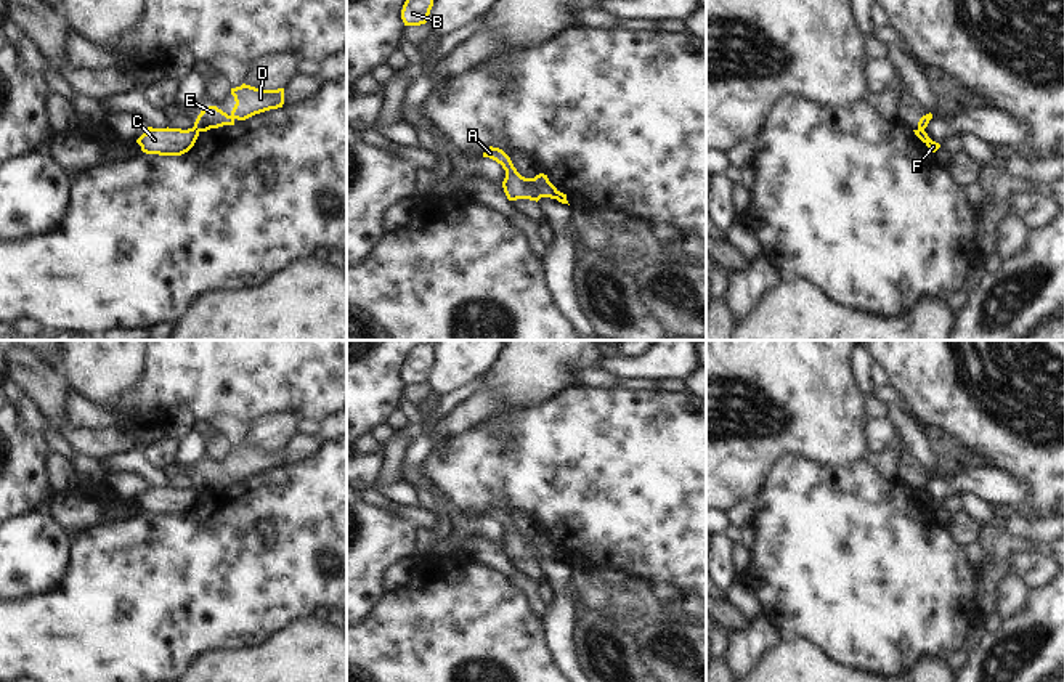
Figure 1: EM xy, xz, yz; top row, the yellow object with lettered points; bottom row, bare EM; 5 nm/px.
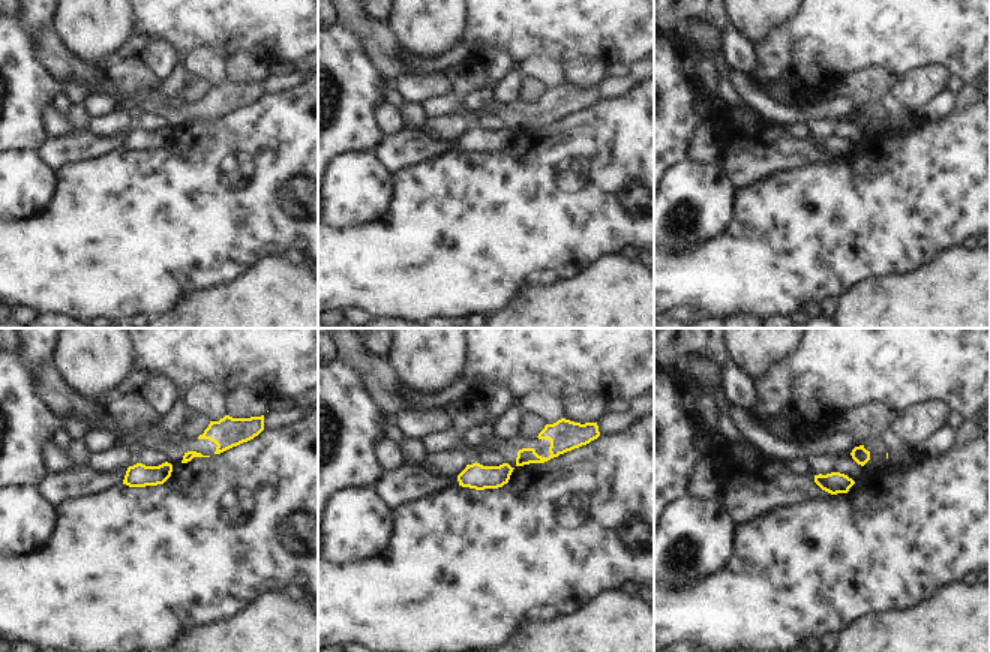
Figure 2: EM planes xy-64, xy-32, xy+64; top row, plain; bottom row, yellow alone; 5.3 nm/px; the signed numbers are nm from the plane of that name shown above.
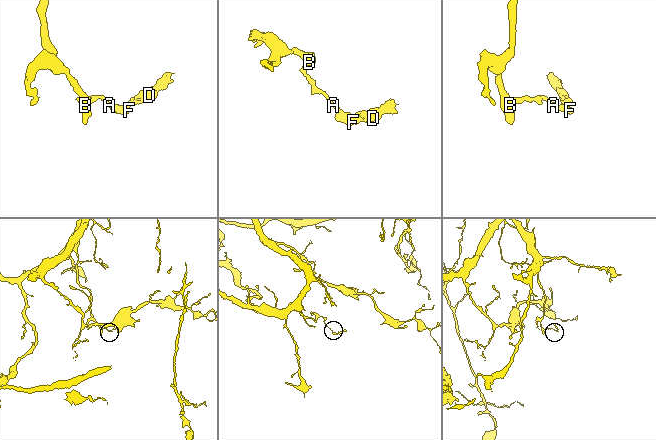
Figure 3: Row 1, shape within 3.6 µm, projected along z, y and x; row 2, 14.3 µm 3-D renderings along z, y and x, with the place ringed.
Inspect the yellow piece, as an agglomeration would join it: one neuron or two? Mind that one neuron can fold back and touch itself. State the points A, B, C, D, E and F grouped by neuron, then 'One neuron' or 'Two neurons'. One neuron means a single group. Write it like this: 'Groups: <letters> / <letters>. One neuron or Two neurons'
Groups: A B C F / D E. Two neurons.

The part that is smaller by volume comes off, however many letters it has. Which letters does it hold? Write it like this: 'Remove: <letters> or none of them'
Remove: D, E

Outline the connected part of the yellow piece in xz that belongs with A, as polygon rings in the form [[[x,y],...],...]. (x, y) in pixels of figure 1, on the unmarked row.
[[[489,505],[483,517],[496,520],[506,530],[502,547],[509,560],[530,558],[538,562],[541,557],[557,558],[557,547],[549,541],[547,534],[522,536],[502,509]]]

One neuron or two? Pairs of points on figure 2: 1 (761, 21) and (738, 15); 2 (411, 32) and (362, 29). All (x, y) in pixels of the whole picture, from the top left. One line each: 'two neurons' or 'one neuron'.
1: one neuron
2: two neurons

